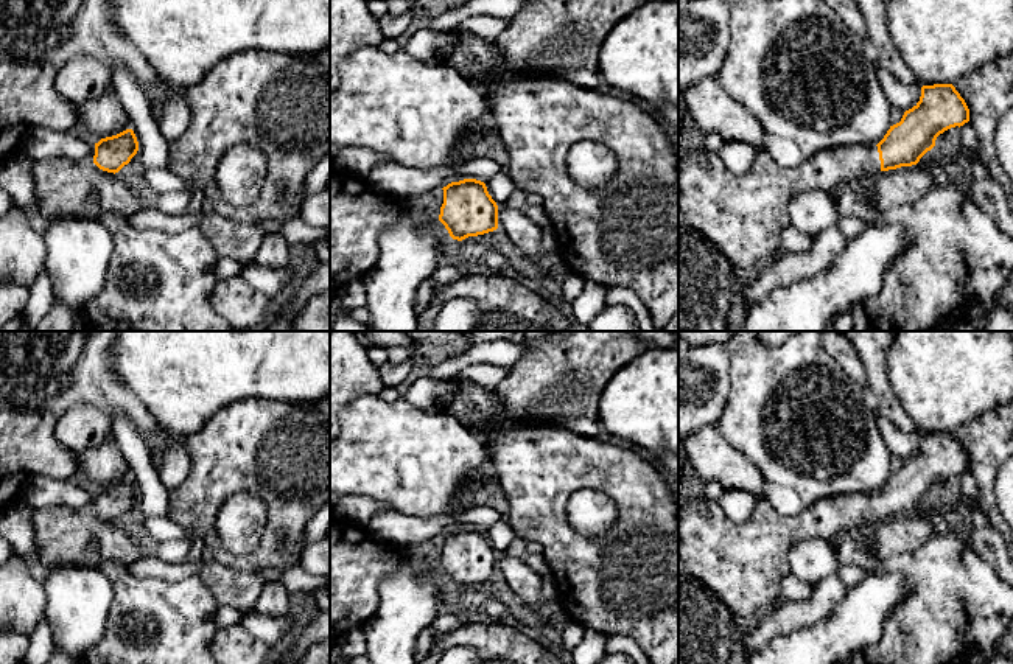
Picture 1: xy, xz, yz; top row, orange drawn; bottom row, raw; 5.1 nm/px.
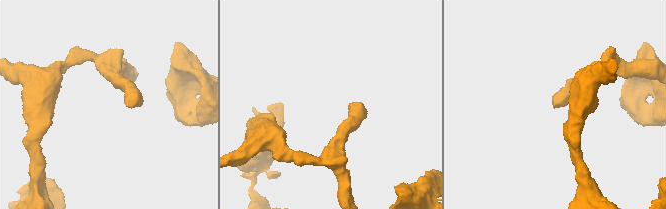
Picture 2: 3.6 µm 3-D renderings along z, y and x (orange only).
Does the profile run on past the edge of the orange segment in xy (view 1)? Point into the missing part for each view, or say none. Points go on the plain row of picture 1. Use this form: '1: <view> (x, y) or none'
1: none

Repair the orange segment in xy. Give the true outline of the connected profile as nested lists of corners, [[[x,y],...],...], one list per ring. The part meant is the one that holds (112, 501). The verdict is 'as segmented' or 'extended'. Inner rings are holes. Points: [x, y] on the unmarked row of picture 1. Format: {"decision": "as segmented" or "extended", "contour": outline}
{"decision": "as segmented", "contour": [[[132,477],[101,487],[95,491],[93,512],[107,521],[118,521],[138,499],[138,490]]]}

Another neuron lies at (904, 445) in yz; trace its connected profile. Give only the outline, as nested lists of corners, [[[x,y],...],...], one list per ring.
[[[882,412],[876,415],[876,423],[890,456],[898,456],[906,460],[917,454],[921,445],[920,432],[899,431]]]

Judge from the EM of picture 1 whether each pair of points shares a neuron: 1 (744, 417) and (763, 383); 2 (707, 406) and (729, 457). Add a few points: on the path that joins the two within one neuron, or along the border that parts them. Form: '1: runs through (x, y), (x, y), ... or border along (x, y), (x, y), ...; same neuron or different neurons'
1: runs through (752, 409), (763, 398), (763, 391); same neuron
2: border along (716, 423), (694, 431); different neurons

